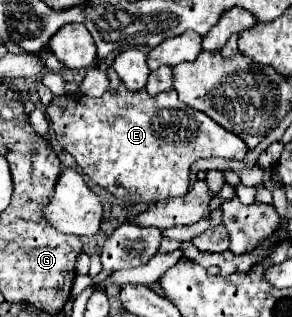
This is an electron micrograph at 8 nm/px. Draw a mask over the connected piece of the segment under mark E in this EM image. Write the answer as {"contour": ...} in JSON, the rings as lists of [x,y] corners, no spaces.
{"contour":[[[108,68],[110,80],[100,98],[86,94],[54,96],[46,108],[52,120],[56,140],[74,156],[78,166],[104,190],[118,200],[160,202],[188,192],[188,168],[198,158],[234,158],[242,160],[248,152],[244,140],[208,120],[202,112],[184,108],[176,90],[150,96],[146,88],[130,92]]]}

